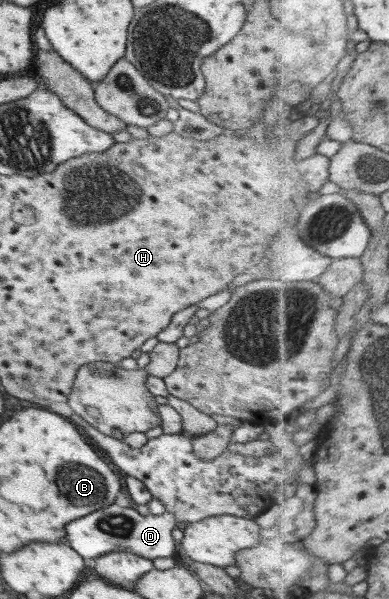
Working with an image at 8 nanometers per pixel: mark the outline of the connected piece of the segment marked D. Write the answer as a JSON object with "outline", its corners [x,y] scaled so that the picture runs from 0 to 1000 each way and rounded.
{"outline":[[[290,840],[237,853],[211,865],[188,866],[188,873],[167,876],[167,896],[177,913],[211,932],[244,933],[290,918],[332,918],[337,923],[373,933],[398,930],[452,932],[455,907],[440,896],[442,883],[458,880],[447,860],[419,855],[414,860],[360,860],[342,848],[306,846]]]}

